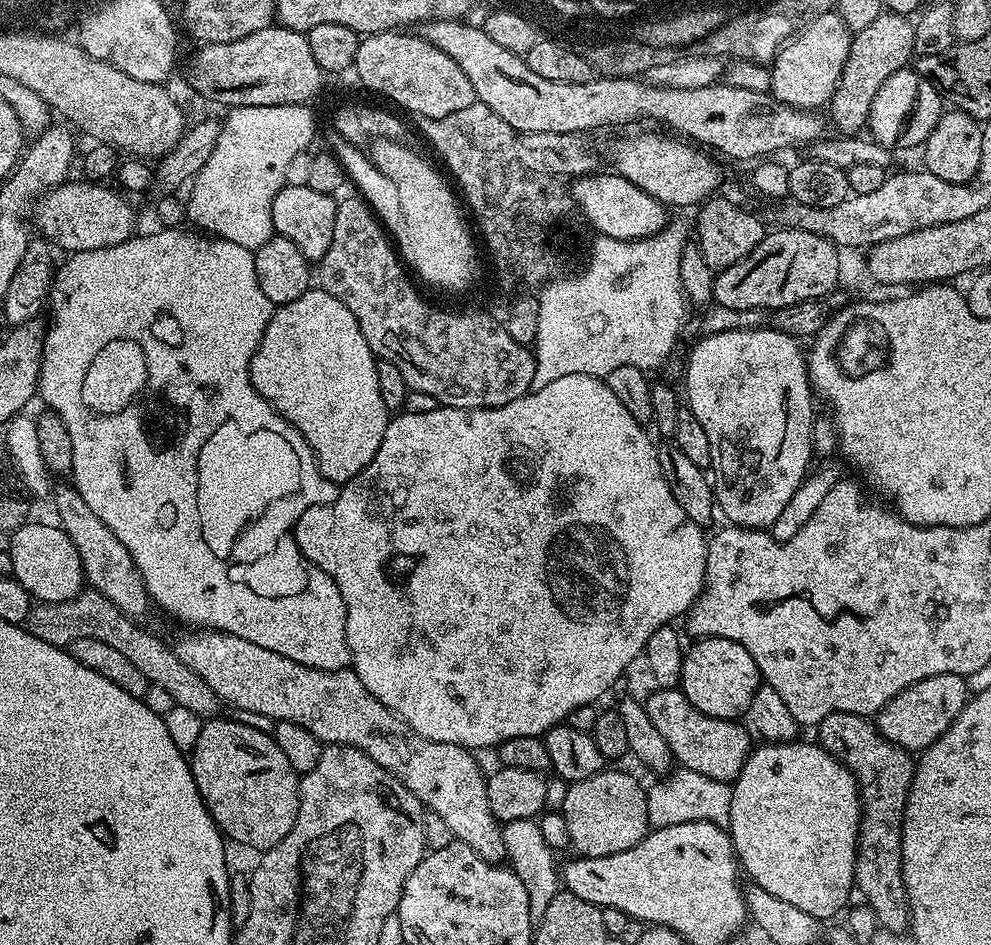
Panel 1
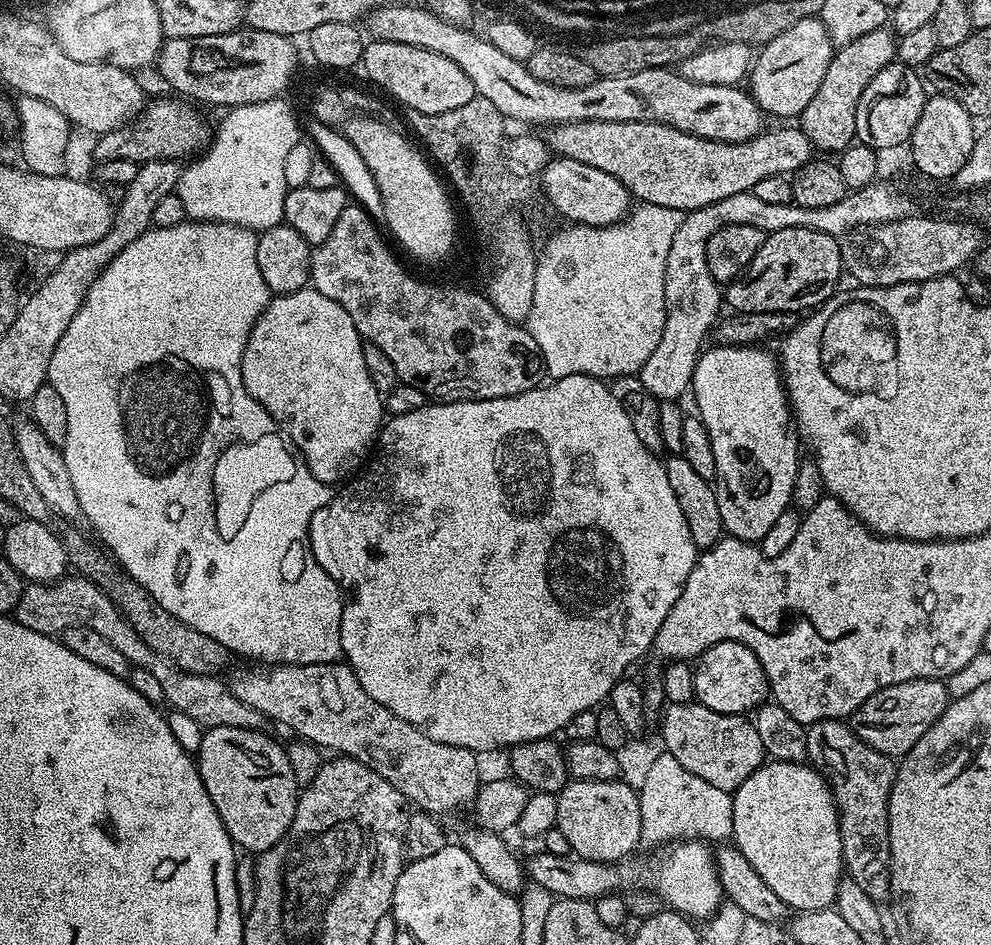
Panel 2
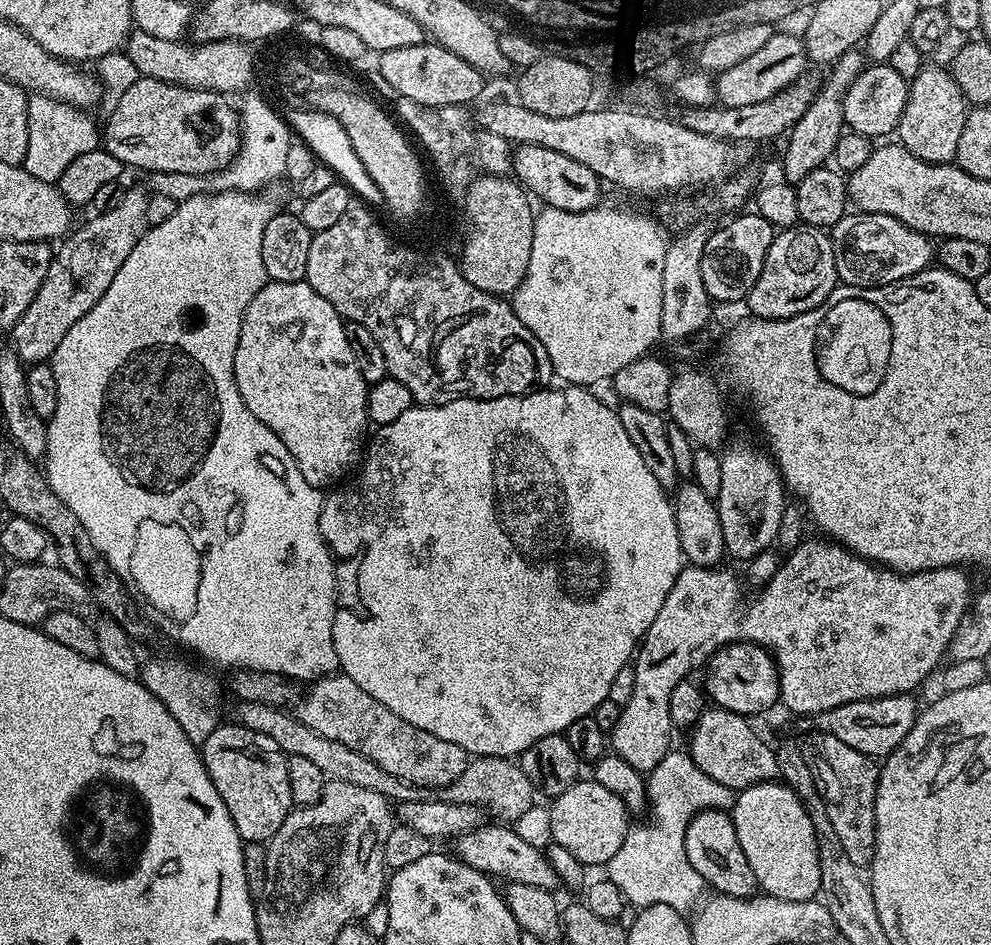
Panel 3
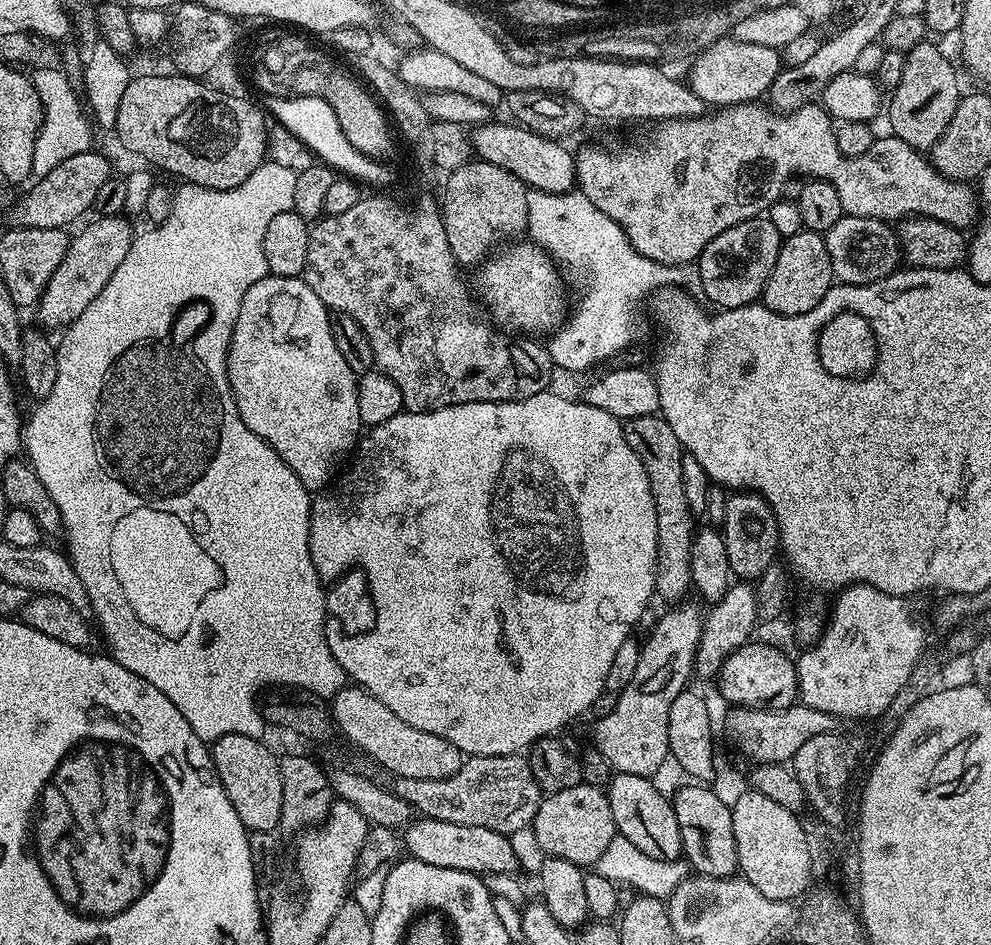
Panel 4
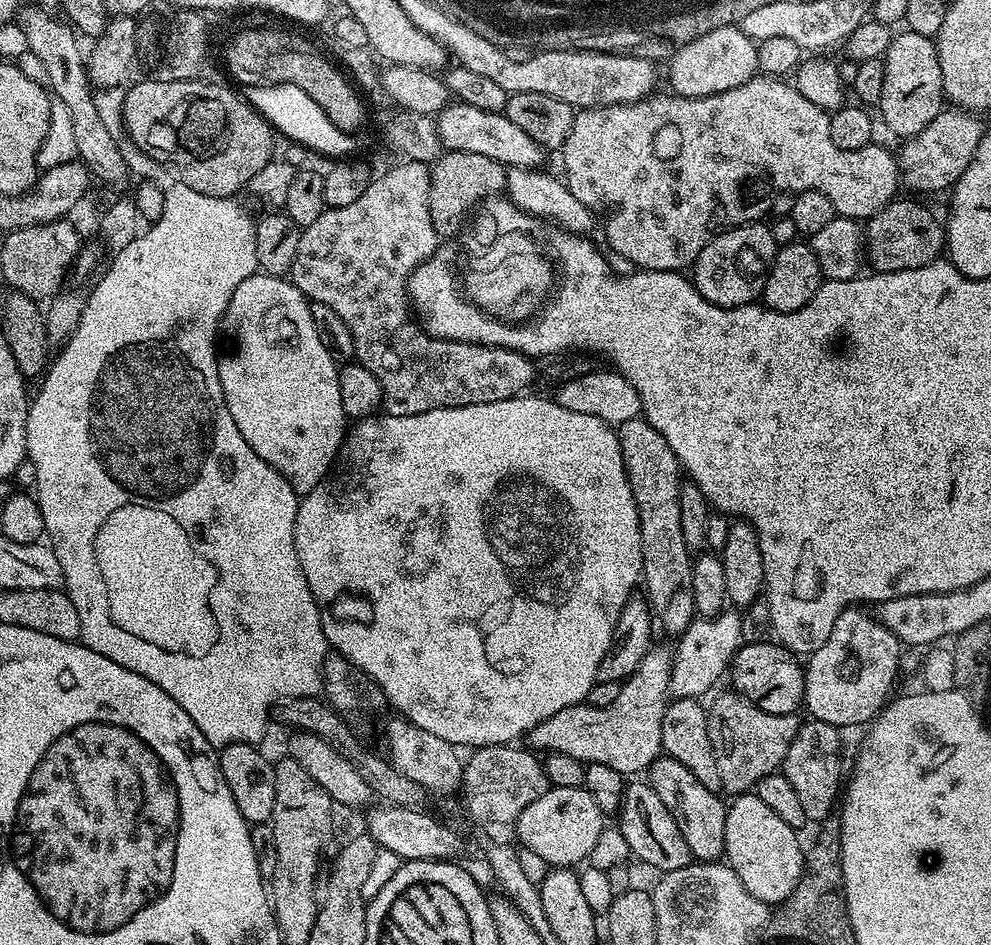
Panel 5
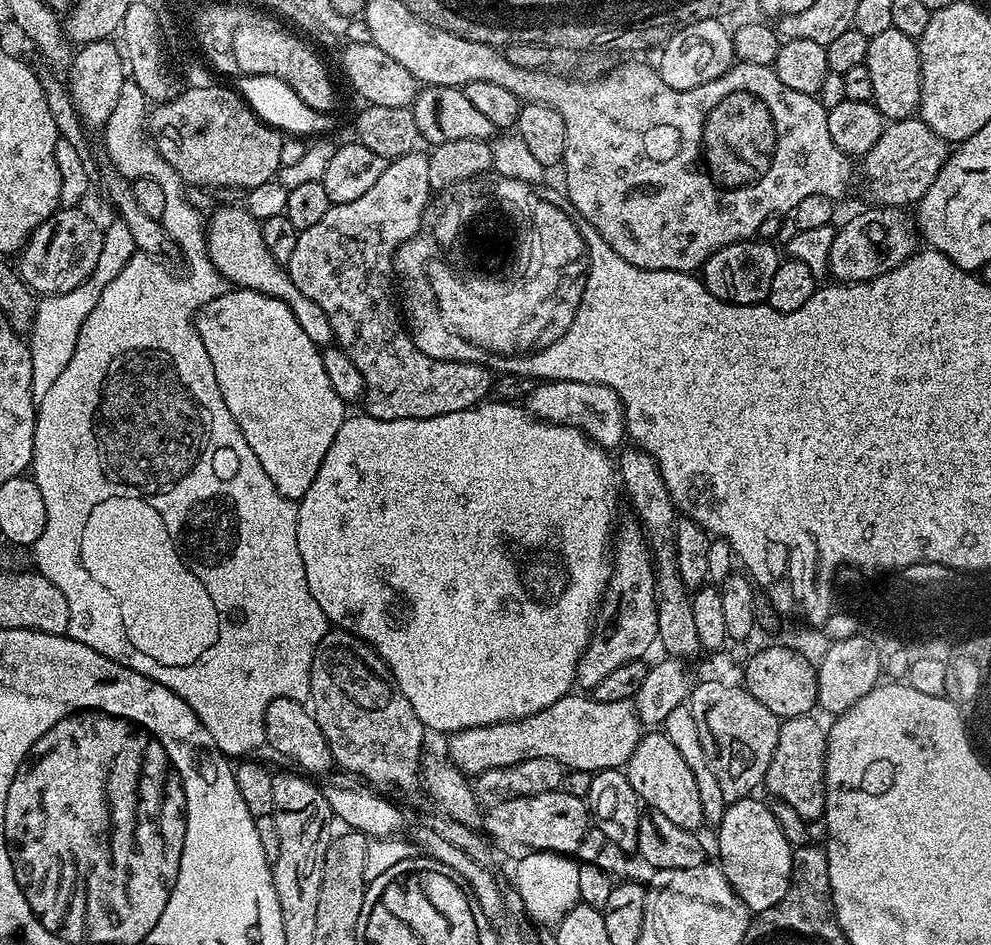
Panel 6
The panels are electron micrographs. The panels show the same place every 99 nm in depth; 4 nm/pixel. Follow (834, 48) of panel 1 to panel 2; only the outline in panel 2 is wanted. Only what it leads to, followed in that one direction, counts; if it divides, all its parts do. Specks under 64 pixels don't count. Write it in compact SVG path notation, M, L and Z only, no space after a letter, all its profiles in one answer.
M815 15L792 22L784 33L763 45L750 69L750 95L760 111L769 117L799 117L821 86L833 53L830 34L826 34L826 26Z

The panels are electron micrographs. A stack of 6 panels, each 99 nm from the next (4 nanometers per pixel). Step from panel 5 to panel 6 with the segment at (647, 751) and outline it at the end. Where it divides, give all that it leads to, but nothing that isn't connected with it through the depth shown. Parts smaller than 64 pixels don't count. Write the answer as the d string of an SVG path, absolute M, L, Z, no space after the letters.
M588 694L576 695L563 696L558 702L554 702L554 706L530 714L526 718L501 720L499 724L487 724L477 728L467 728L461 732L453 732L447 737L447 759L452 761L458 771L469 778L480 776L486 770L514 766L530 758L554 758L558 763L564 765L565 769L574 772L595 774L607 768L623 769L628 763L630 754L634 754L634 746L638 746L642 735L642 725L635 703L632 700L598 702Z

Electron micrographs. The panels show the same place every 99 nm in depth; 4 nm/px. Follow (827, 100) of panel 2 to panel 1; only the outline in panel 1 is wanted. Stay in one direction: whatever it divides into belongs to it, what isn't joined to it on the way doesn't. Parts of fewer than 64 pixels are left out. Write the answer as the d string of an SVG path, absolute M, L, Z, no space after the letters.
M889 12L879 15L865 30L853 35L842 78L828 103L837 133L857 135L867 125L870 105L879 87L890 78L890 74L907 67L913 59L915 37L915 23L907 15Z

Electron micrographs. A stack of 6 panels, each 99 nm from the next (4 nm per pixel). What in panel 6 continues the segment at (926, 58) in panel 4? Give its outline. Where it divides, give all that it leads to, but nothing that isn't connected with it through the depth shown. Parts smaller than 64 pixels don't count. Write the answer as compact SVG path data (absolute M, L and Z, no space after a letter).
M894 27L871 37L863 64L870 70L870 79L874 82L871 103L885 118L889 121L907 120L919 109L920 49L913 37Z

